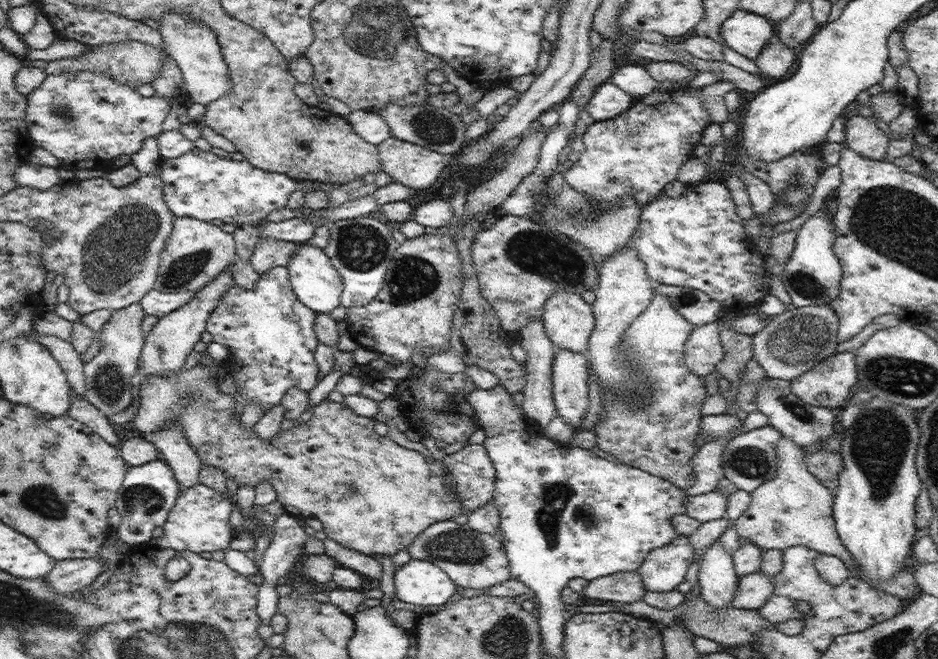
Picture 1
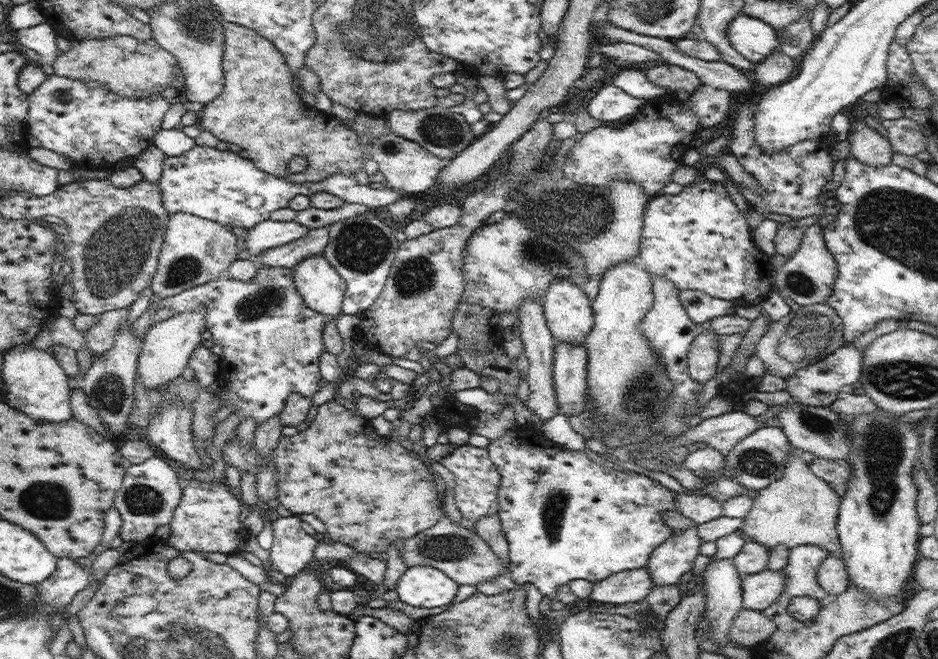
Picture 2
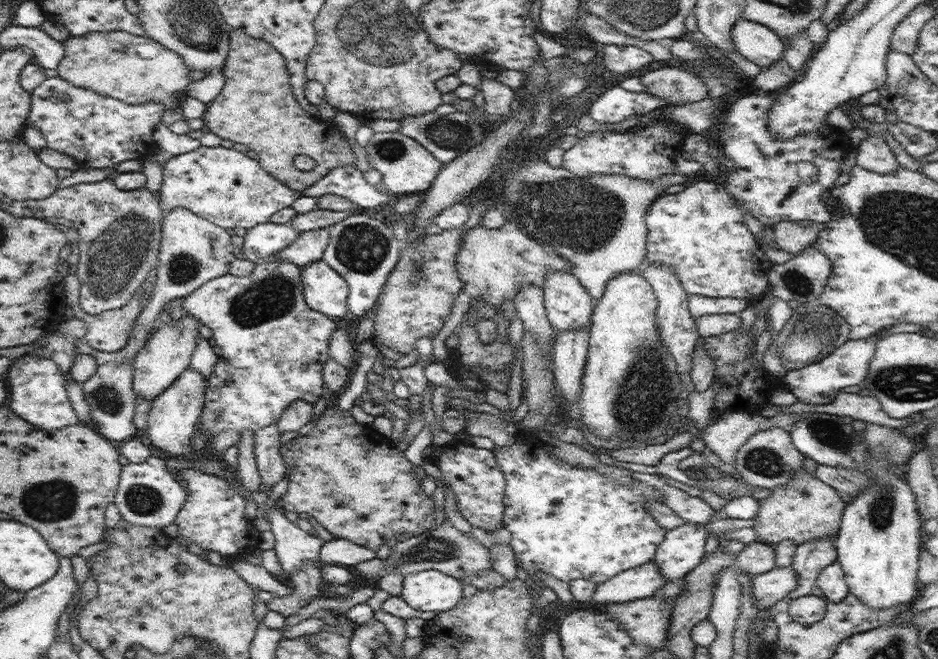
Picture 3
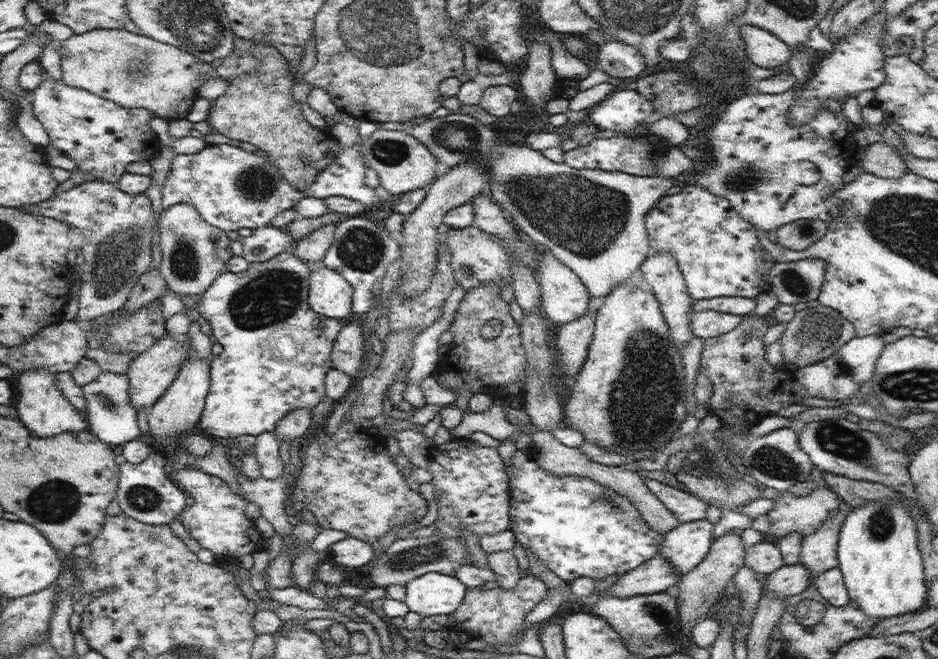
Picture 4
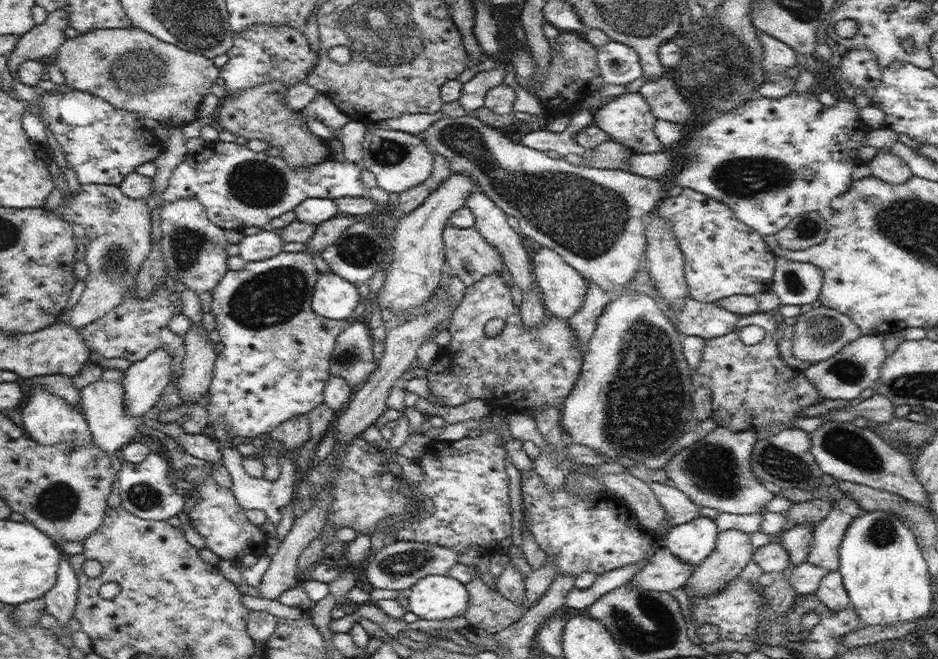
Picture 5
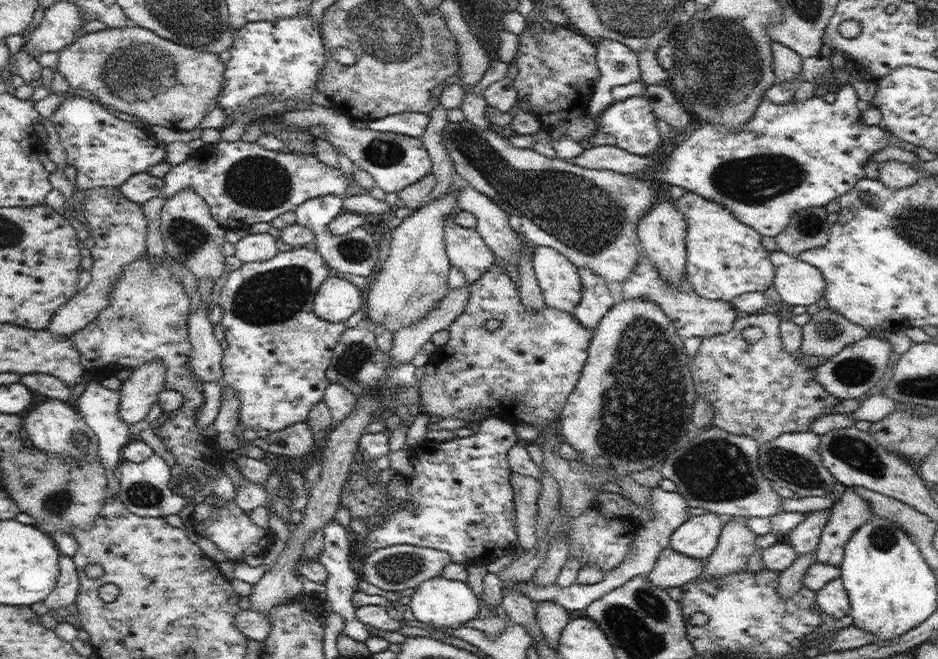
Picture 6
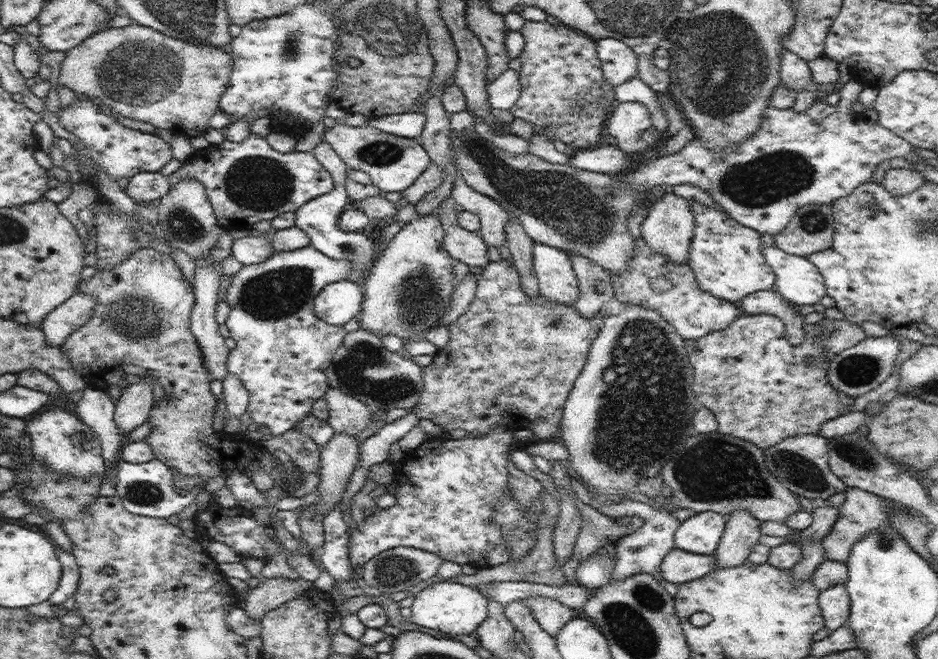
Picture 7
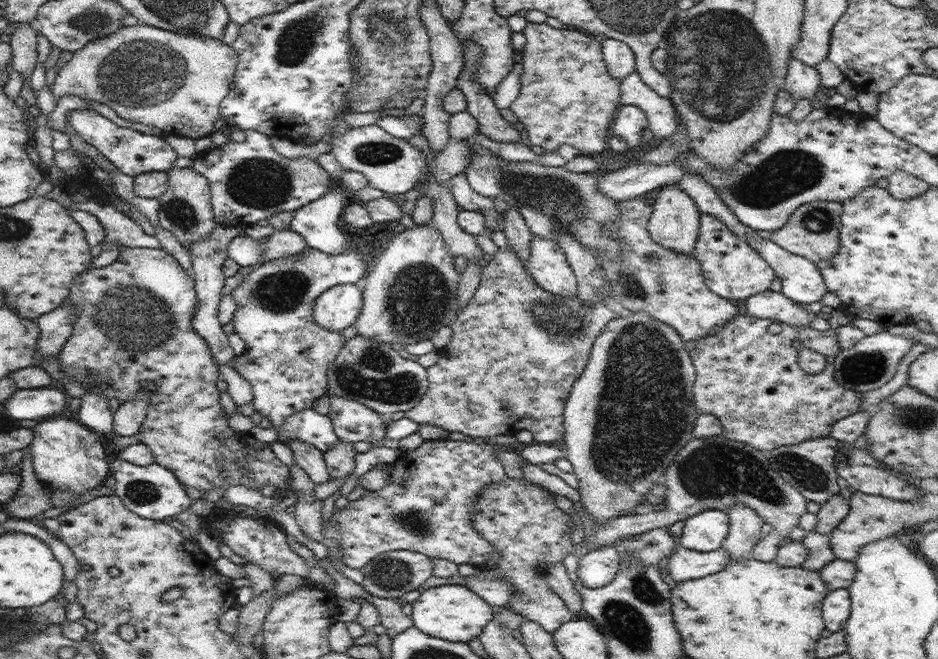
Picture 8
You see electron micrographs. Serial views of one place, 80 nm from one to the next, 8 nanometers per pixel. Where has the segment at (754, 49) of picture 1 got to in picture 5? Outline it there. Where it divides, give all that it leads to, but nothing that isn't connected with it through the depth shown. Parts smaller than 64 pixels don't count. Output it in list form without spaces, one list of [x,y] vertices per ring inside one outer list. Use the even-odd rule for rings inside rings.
[[[757,32],[761,40],[763,52],[764,70],[773,76],[773,78],[785,75],[788,69],[797,64],[797,52],[790,48],[784,42],[780,42],[777,38],[766,34],[765,32]]]

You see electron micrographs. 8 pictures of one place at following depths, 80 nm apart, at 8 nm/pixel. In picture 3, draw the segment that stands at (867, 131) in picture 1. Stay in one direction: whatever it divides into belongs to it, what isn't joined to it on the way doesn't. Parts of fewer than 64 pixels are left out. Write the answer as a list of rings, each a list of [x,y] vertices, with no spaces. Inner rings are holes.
[[[868,133],[862,143],[853,150],[856,152],[856,164],[866,170],[890,174],[900,167],[882,136]]]

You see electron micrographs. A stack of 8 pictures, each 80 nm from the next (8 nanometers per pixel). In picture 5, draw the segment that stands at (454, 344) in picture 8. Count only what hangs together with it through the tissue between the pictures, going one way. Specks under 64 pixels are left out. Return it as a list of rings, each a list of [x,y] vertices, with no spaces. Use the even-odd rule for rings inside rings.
[[[500,273],[487,274],[486,276],[482,277],[482,280],[479,280],[478,282],[472,284],[472,286],[467,287],[462,300],[452,313],[452,318],[449,320],[447,330],[451,334],[451,344],[448,345],[447,348],[442,349],[435,359],[434,365],[430,367],[425,374],[428,379],[427,385],[431,390],[431,401],[436,404],[436,406],[460,406],[469,400],[474,400],[475,398],[481,397],[482,400],[489,402],[492,408],[499,408],[500,410],[503,410],[503,414],[506,414],[506,416],[510,412],[524,412],[528,415],[532,415],[535,414],[535,410],[540,410],[543,405],[550,404],[551,406],[559,407],[560,404],[566,400],[566,397],[570,394],[570,392],[572,392],[575,382],[580,376],[581,366],[584,360],[584,353],[582,350],[580,350],[580,348],[578,348],[579,344],[575,339],[574,331],[572,330],[568,319],[555,317],[547,312],[542,324],[539,324],[535,329],[531,329],[522,320],[519,308],[516,307],[512,301],[512,293],[510,292],[508,285],[506,285],[506,282]],[[492,318],[502,318],[502,320],[505,322],[506,328],[497,336],[488,337],[488,335],[484,333],[484,325],[486,322],[488,322],[488,320],[492,320]]]

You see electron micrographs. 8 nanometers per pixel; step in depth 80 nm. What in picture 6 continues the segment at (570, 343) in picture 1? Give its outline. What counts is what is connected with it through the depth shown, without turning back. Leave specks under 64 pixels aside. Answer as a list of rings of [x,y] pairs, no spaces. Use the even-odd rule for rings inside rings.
[[[535,245],[532,260],[545,304],[572,313],[582,296],[579,268],[549,246]]]

